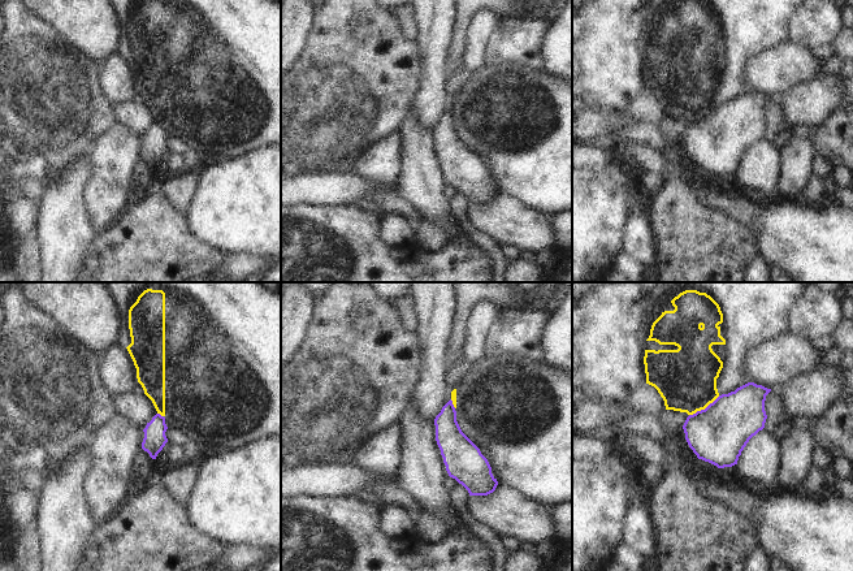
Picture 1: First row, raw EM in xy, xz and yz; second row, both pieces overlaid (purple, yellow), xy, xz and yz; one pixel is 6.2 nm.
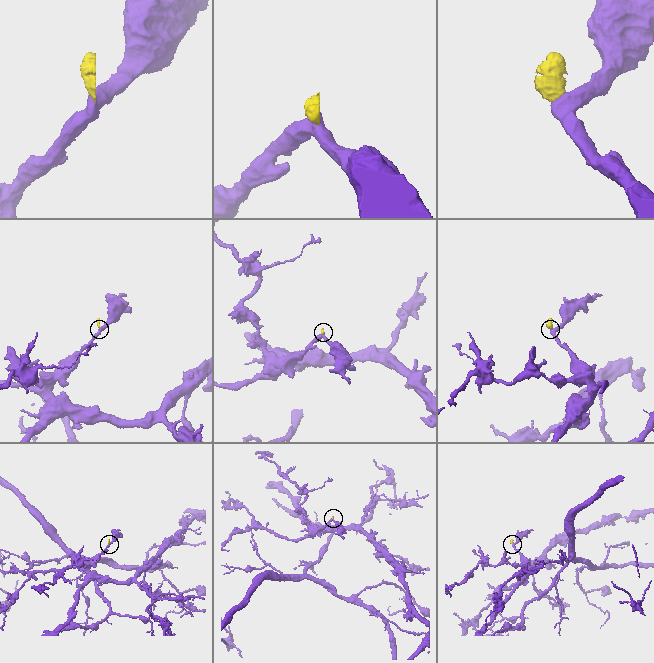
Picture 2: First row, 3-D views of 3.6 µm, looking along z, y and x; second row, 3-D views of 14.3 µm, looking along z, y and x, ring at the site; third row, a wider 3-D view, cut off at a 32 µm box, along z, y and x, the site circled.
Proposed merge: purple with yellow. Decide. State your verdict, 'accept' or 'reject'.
reject

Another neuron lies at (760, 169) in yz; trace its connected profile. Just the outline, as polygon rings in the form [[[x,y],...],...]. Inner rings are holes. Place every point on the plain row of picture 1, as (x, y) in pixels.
[[[765,138],[753,144],[737,169],[737,178],[745,186],[770,195],[776,190],[783,157],[780,150]]]

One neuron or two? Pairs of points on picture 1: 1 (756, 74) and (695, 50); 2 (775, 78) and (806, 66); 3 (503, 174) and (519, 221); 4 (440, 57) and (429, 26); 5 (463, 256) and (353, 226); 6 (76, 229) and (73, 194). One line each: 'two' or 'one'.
1: two
2: one
3: two
4: one
5: one
6: one

